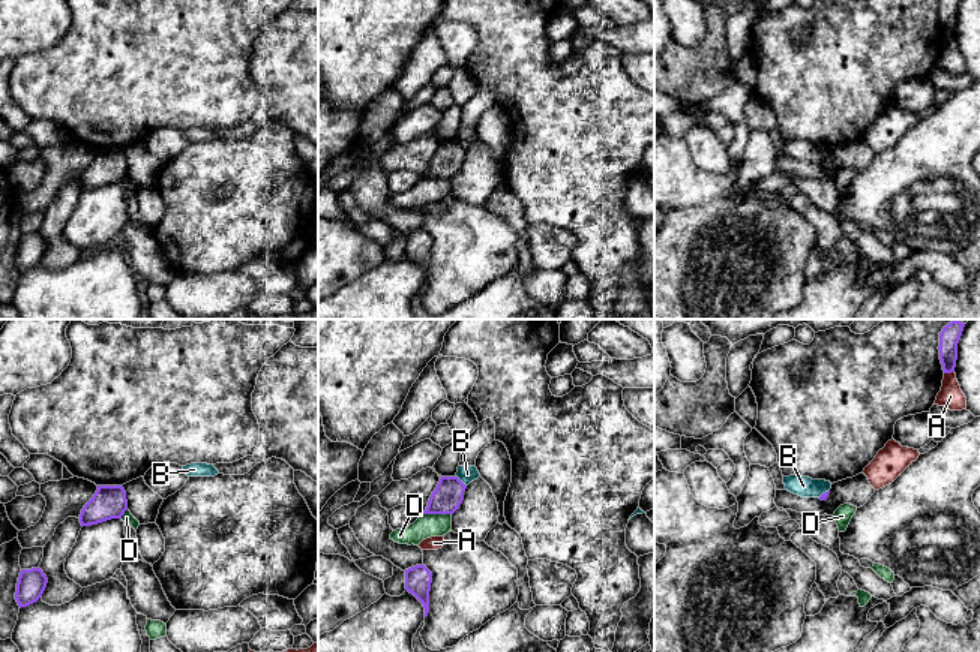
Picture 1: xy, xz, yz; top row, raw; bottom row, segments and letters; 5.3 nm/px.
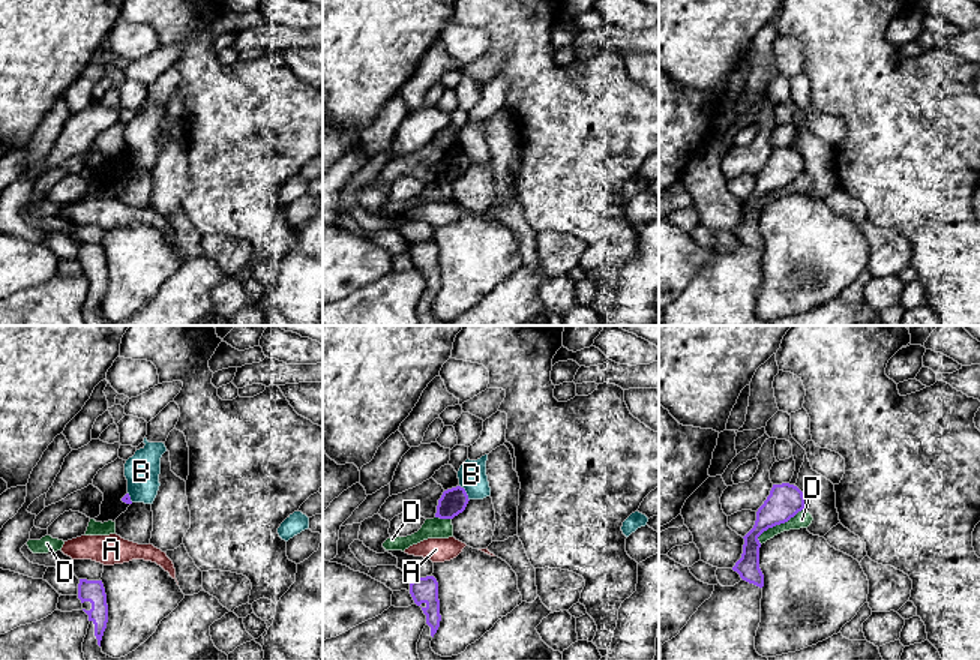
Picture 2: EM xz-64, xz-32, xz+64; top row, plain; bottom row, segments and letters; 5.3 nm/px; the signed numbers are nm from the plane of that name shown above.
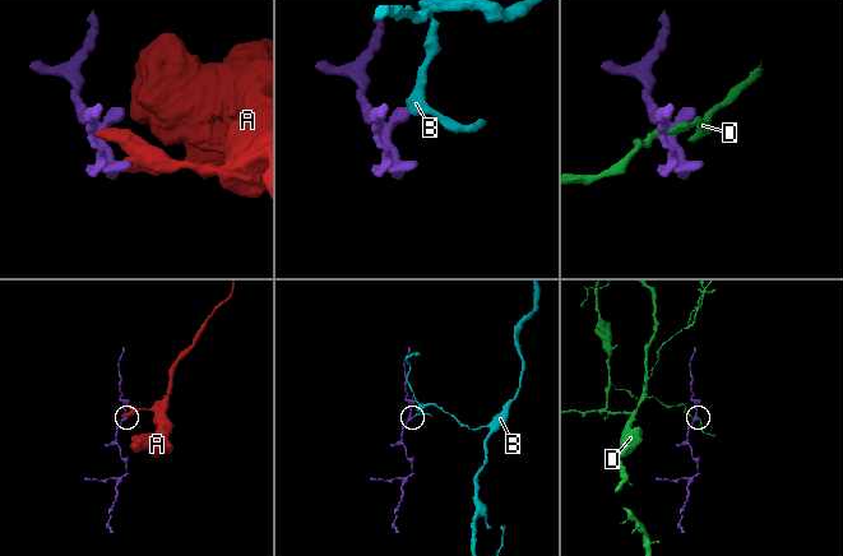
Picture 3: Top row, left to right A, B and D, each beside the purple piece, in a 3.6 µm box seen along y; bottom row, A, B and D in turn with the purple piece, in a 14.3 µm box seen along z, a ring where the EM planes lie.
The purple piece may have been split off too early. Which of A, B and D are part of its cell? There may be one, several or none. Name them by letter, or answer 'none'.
none

